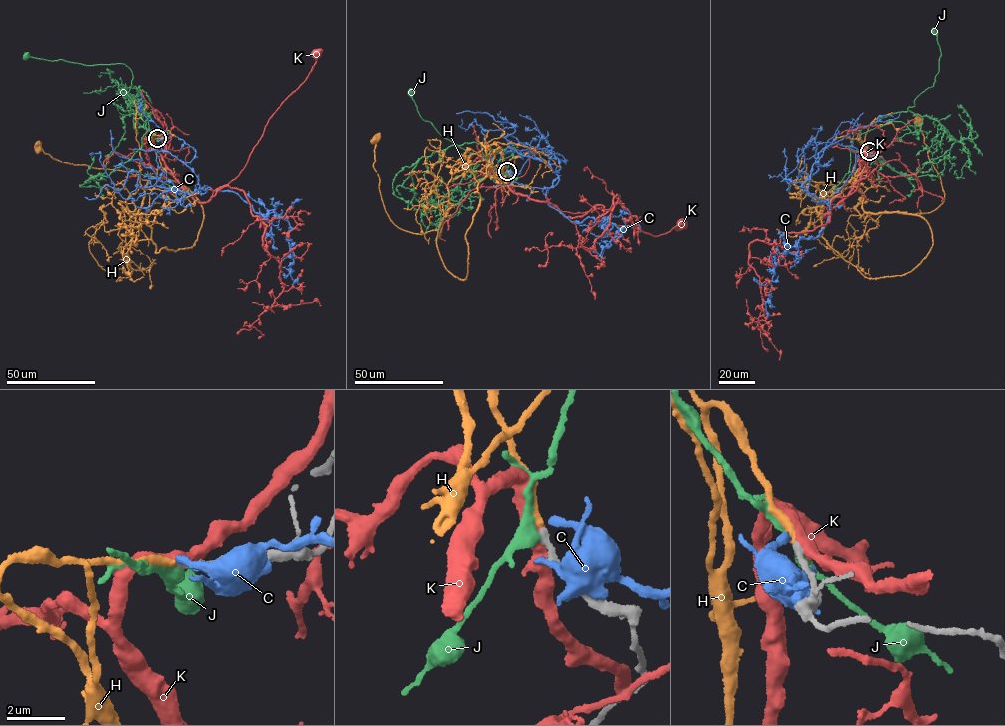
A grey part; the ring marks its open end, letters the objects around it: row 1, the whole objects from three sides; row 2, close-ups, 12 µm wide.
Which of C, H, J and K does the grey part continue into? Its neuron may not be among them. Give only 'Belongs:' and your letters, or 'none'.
Belongs: H

